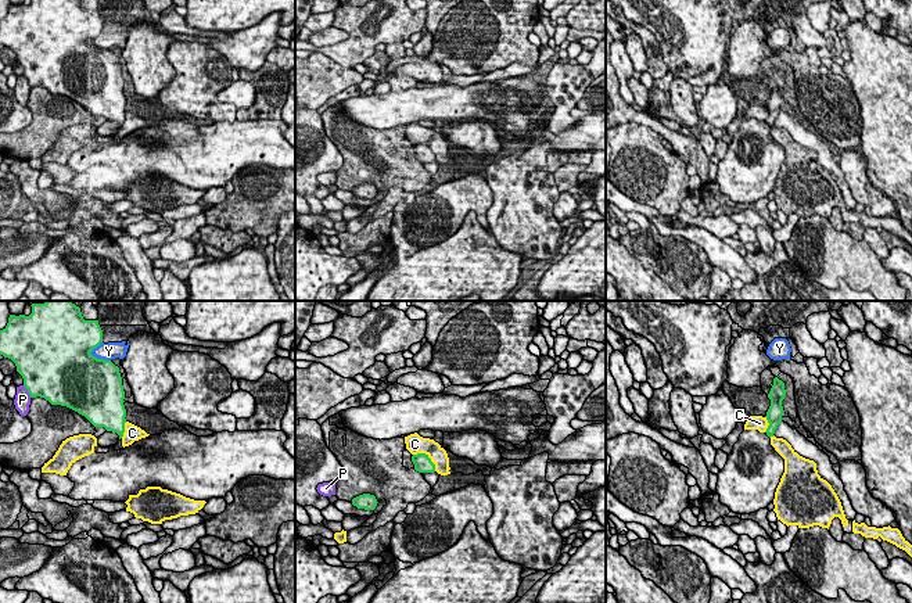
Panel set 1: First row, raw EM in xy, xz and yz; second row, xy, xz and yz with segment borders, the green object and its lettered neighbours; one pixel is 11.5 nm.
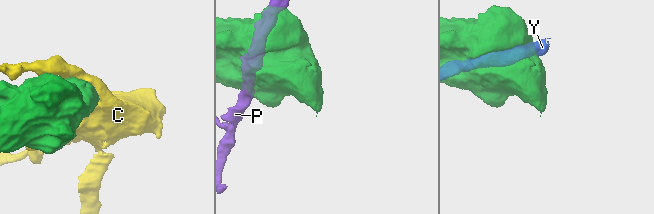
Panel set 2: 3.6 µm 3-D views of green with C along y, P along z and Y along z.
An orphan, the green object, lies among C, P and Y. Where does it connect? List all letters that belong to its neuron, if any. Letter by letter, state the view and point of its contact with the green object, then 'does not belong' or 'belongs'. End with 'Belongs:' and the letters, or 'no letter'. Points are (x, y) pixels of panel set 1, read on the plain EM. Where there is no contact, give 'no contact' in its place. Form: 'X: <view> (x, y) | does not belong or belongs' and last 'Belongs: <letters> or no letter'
C: xz (427, 146) | does not belong
P: xy (28, 81) | does not belong
Y: xy (100, 49) | does not belong
Belongs: no letter

